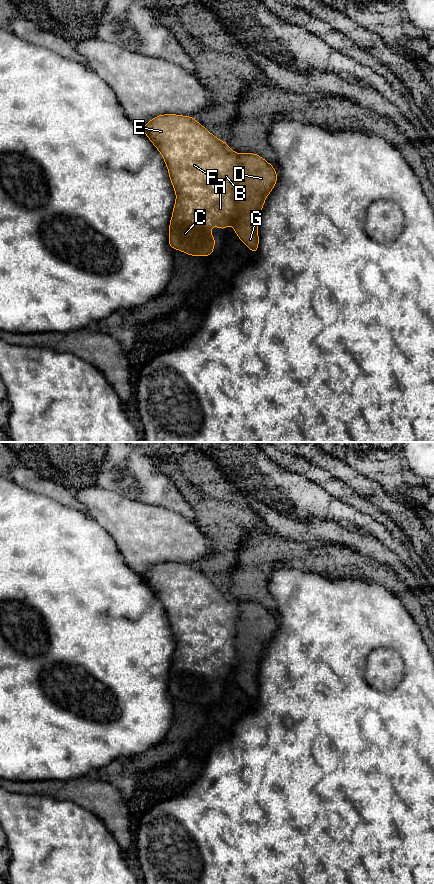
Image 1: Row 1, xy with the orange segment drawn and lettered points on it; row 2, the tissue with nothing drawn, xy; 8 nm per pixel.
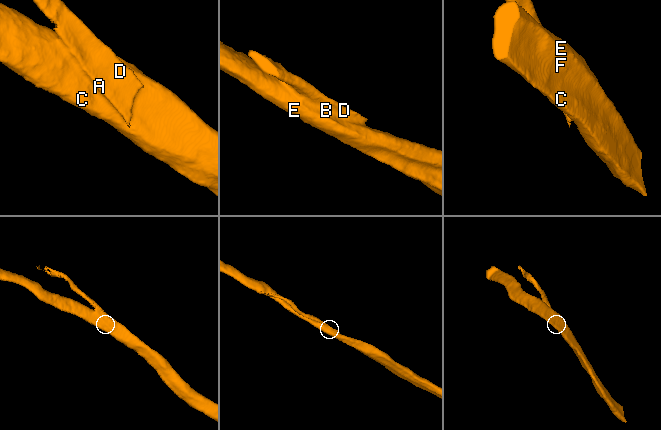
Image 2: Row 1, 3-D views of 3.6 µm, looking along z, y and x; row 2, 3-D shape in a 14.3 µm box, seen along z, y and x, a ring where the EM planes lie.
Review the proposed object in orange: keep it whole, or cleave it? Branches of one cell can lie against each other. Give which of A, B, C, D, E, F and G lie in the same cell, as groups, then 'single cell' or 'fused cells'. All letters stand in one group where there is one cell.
groups A B C E F / D G; fused cells

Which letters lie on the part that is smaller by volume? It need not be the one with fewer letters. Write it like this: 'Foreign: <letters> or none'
Foreign: D, G

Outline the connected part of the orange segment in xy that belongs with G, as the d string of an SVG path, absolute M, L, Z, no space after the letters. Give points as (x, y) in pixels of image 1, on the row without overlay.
M237 601L237 665L232 671L237 685L254 701L258 700L260 661L278 628L274 614L255 601Z

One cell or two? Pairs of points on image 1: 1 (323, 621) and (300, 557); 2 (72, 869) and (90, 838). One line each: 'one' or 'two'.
1: two
2: one

